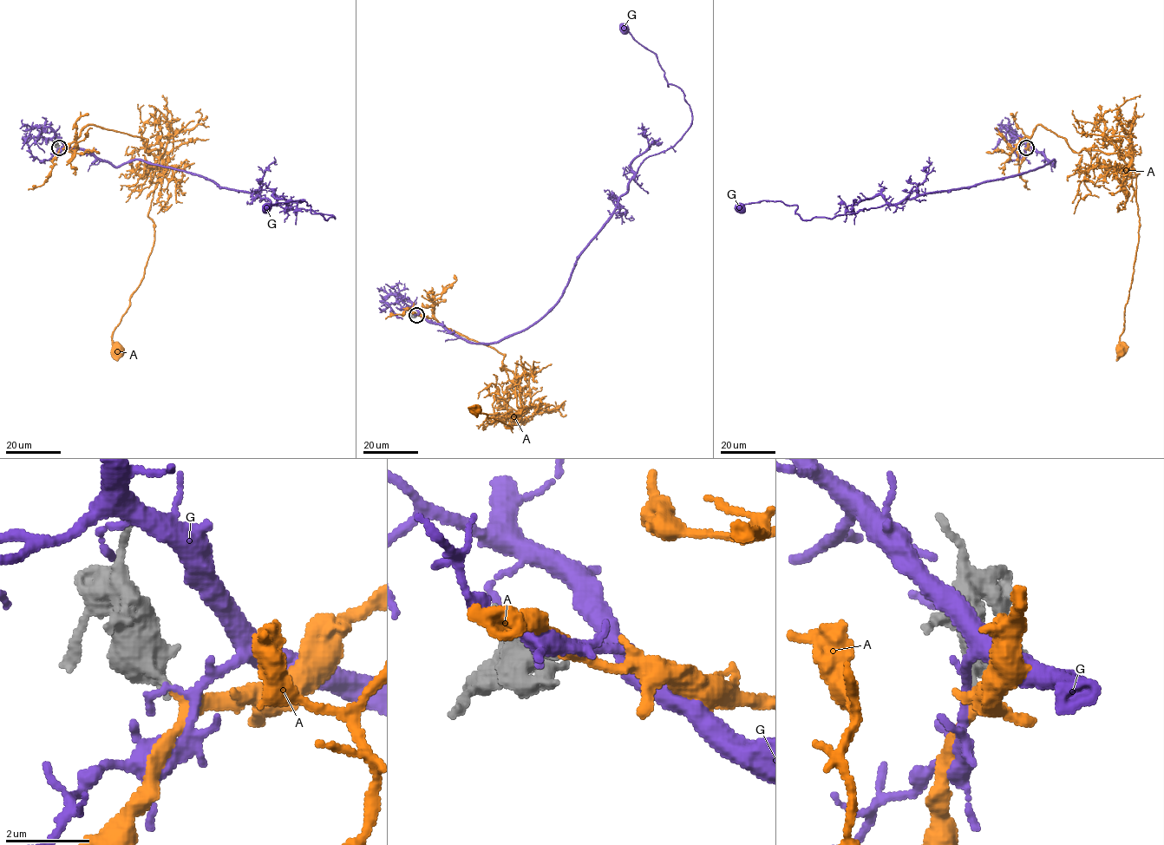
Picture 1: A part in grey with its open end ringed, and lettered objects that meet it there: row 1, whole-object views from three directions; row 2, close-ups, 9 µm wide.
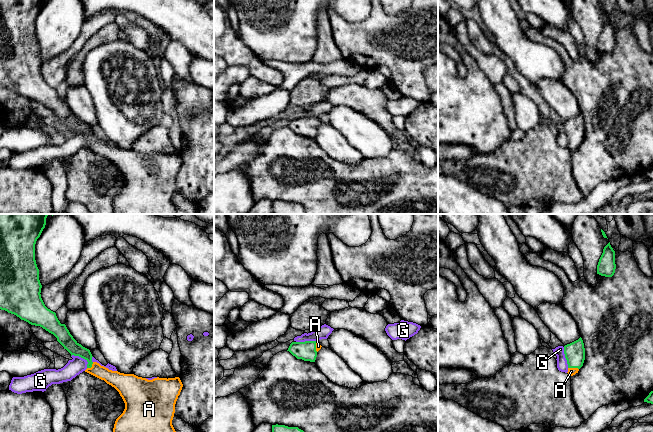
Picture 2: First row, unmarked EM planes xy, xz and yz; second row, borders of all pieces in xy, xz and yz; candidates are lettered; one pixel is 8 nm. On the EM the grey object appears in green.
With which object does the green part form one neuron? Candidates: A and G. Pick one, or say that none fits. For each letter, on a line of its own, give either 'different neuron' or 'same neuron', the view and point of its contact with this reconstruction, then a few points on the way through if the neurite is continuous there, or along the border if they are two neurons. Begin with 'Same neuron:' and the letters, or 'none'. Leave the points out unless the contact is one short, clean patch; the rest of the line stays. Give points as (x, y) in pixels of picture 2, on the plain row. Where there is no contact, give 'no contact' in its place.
Same neuron: A
A: same neuron; contact yz (573, 143); way yz (574, 128), (573, 143), (571, 147)
G: different neuron; contact xy (82, 133); border xy (71, 131), (82, 133), (87, 138), (87, 143)

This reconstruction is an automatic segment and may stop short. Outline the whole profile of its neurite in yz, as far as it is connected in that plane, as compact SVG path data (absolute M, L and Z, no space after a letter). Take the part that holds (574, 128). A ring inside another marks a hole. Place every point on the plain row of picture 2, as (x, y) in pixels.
M582 114L564 122L564 130L568 140L570 152L578 149L585 136L585 124Z

